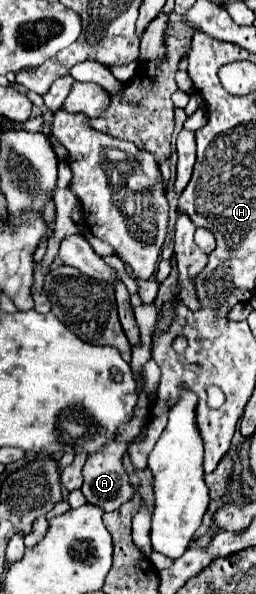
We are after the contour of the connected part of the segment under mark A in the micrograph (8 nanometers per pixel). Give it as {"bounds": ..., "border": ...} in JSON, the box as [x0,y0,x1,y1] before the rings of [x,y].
{"bounds":[82,389,150,512],"border":[[[142,389],[140,396],[138,396],[138,404],[134,408],[134,416],[122,424],[118,430],[116,430],[116,438],[106,442],[100,450],[96,450],[94,454],[88,456],[86,464],[84,464],[84,484],[82,484],[82,492],[86,496],[86,500],[90,504],[96,504],[96,506],[102,506],[106,512],[112,512],[116,510],[120,504],[124,504],[124,500],[130,500],[132,498],[132,486],[128,482],[128,474],[122,466],[122,456],[126,452],[126,448],[130,446],[130,442],[142,432],[142,426],[146,422],[146,412],[150,408],[150,398],[146,398],[146,394]]]}

